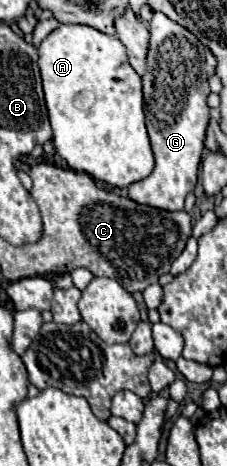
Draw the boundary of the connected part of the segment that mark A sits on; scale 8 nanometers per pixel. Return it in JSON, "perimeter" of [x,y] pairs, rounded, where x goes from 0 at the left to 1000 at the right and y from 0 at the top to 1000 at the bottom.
{"perimeter":[[[273,49],[167,97],[167,118],[167,144],[229,268],[229,303],[308,363],[388,371],[405,384],[432,384],[493,401],[564,401],[599,388],[643,384],[678,363],[678,337],[634,268],[626,178],[617,161],[573,144],[555,127],[537,88],[379,54]]]}

